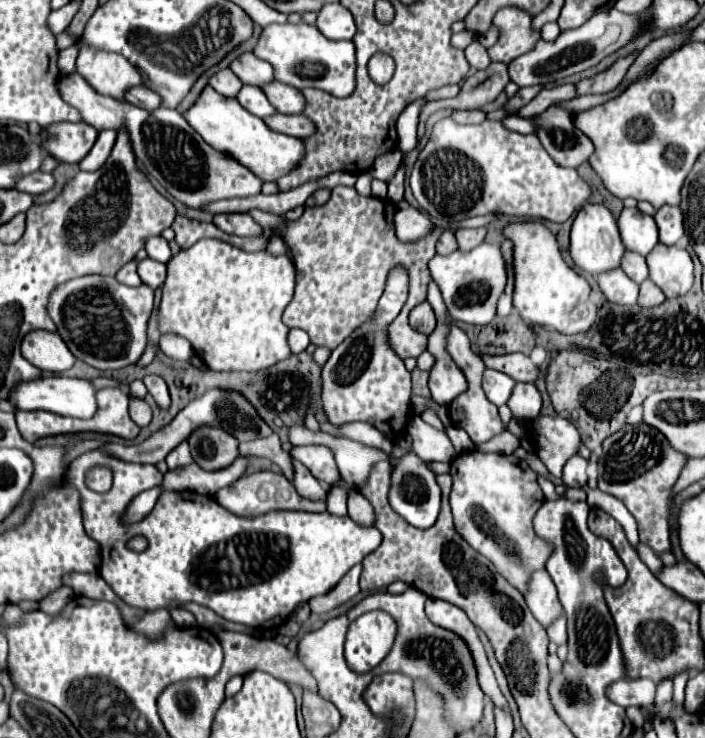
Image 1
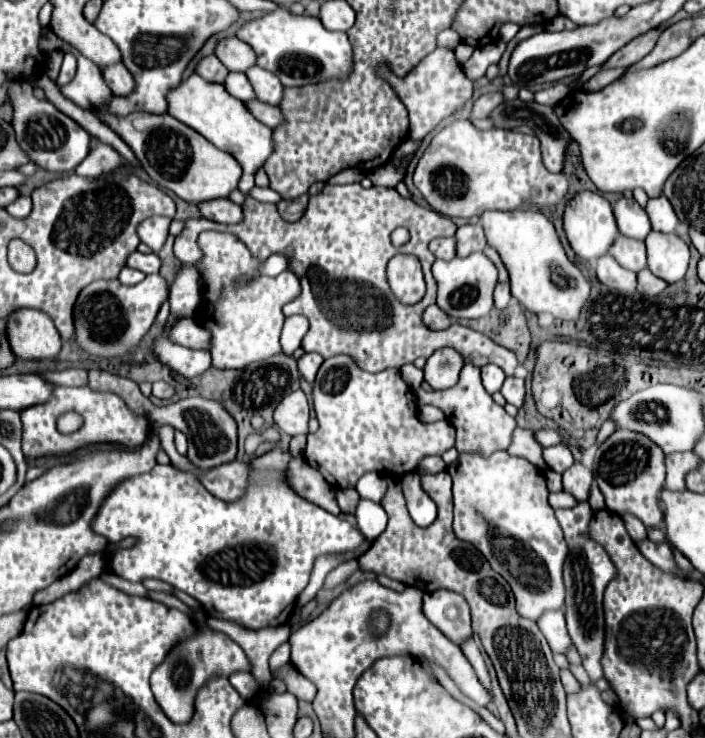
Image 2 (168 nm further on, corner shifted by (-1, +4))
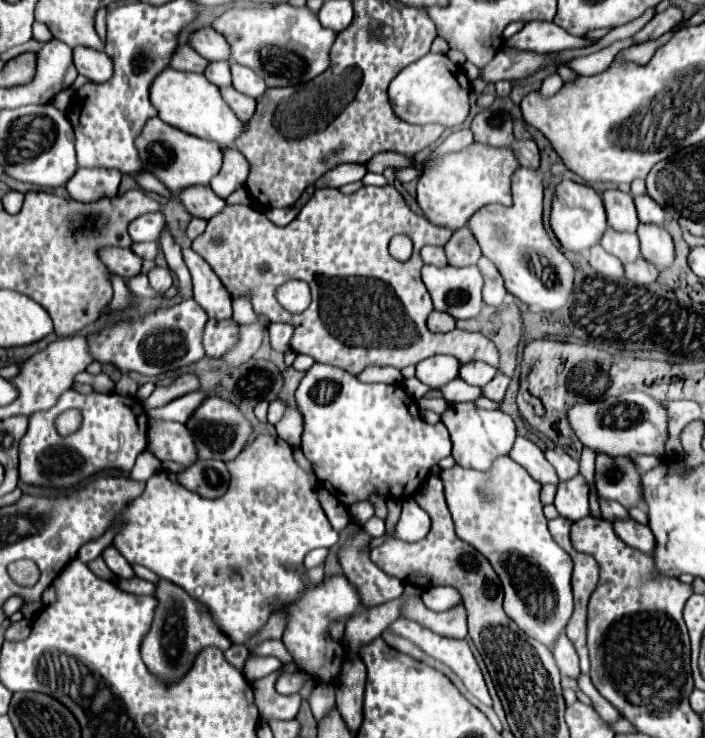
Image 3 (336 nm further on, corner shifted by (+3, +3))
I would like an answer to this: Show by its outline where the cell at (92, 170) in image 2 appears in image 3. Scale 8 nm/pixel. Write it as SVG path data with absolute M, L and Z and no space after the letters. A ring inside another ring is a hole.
M78 168L78 174L66 184L72 200L96 202L100 198L114 198L120 186L122 174L118 170L104 168Z

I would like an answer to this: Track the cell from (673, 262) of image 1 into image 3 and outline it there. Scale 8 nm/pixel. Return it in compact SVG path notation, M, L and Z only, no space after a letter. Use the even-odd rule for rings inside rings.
M640 224L636 230L640 238L642 256L652 262L658 270L664 270L674 260L672 236L658 224Z

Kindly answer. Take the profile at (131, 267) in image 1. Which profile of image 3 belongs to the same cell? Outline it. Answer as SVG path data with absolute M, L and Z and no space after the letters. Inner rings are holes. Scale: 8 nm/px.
M138 274L134 278L128 280L128 286L132 292L136 292L138 296L148 296L148 298L156 298L156 296L162 296L162 294L156 294L152 288L150 288L150 282L144 274Z

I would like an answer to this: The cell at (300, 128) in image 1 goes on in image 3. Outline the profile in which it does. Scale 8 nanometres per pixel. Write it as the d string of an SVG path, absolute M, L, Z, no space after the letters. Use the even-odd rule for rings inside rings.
M224 86L220 88L220 94L224 98L224 102L234 110L234 114L242 120L242 122L248 122L256 110L256 100L246 96L246 94L240 94L238 90L234 90L232 86Z

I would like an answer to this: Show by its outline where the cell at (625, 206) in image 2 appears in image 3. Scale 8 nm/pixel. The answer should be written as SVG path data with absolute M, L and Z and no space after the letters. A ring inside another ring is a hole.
M610 188L602 194L604 206L606 206L606 216L608 224L618 230L618 232L634 232L640 224L634 208L634 200L630 194Z

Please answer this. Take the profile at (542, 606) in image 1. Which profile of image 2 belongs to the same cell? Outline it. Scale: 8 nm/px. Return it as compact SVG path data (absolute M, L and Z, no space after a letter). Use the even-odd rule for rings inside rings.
M556 609L556 611L546 611L540 619L538 619L538 627L544 633L548 645L552 647L552 651L558 653L566 653L566 649L572 645L570 635L566 631L566 621L564 621L564 611Z

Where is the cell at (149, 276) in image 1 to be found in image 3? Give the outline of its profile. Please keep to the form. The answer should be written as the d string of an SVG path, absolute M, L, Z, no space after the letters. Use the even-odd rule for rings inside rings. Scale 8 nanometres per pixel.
M104 248L100 250L100 262L122 278L132 278L140 274L142 268L142 258L138 258L130 248Z

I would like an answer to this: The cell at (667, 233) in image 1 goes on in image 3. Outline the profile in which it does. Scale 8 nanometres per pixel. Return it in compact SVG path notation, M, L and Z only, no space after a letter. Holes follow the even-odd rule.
M648 194L636 196L634 204L638 210L640 222L650 222L650 224L662 224L664 222L664 210Z

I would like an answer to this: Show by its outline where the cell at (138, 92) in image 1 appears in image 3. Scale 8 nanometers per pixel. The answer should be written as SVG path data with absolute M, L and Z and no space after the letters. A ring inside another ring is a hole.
M76 46L74 48L74 66L78 74L86 76L92 82L106 82L112 76L112 60L106 56L106 52Z

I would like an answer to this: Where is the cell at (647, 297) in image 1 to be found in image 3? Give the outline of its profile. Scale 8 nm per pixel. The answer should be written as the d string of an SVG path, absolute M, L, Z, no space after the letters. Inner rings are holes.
M638 258L638 260L634 260L634 262L624 264L624 274L626 274L626 280L630 280L632 284L636 284L636 286L646 286L646 284L656 282L656 278L658 278L658 268L656 268L654 264L650 264L648 260Z

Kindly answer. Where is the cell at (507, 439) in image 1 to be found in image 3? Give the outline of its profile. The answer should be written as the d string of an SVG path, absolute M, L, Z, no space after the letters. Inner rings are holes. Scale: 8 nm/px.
M522 436L516 438L516 442L514 442L512 450L510 450L510 458L514 462L518 462L536 482L558 486L560 480L558 480L556 470L544 458L544 452L534 442L530 442L528 438L522 438Z

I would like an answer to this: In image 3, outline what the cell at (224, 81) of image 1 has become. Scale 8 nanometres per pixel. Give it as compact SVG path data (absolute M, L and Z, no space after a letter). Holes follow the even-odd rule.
M178 46L170 60L172 60L170 64L174 70L184 70L184 72L198 72L200 74L208 66L208 62L200 54L196 54L190 46Z

